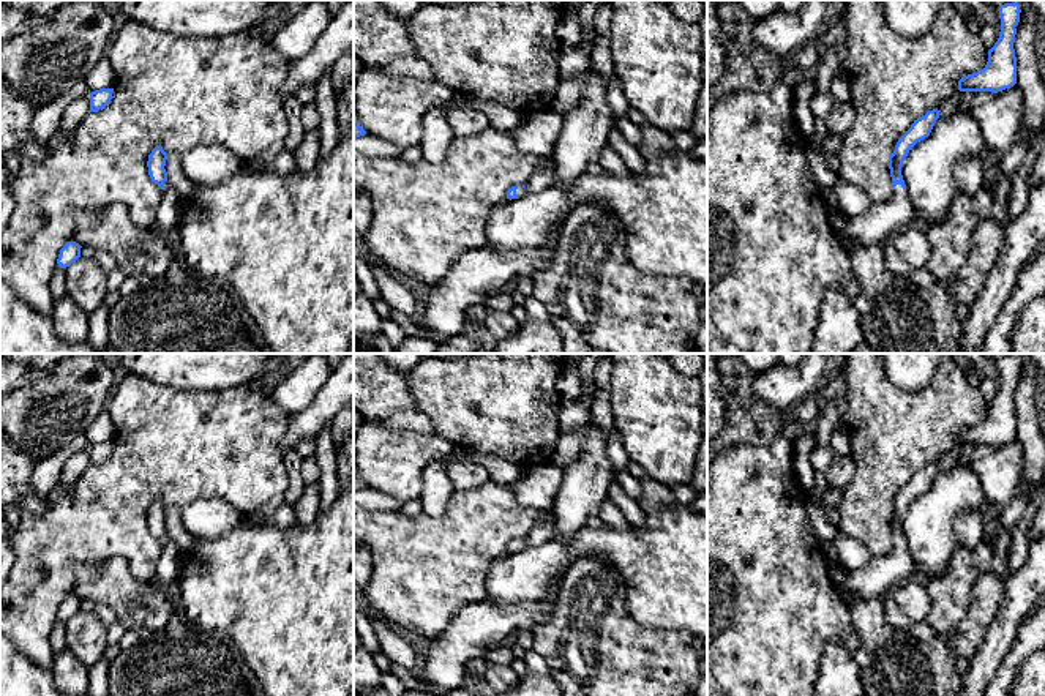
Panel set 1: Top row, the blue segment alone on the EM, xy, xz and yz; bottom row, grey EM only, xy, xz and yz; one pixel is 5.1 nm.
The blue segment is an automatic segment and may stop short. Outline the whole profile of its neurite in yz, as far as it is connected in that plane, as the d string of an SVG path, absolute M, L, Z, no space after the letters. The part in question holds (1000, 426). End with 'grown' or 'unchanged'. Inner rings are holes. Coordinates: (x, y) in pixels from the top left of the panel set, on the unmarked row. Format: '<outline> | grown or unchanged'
M1006 354L998 360L1001 385L994 399L988 404L983 423L968 428L958 434L960 445L998 447L1017 437L1017 410L1013 402L1021 365L1028 354Z | grown

